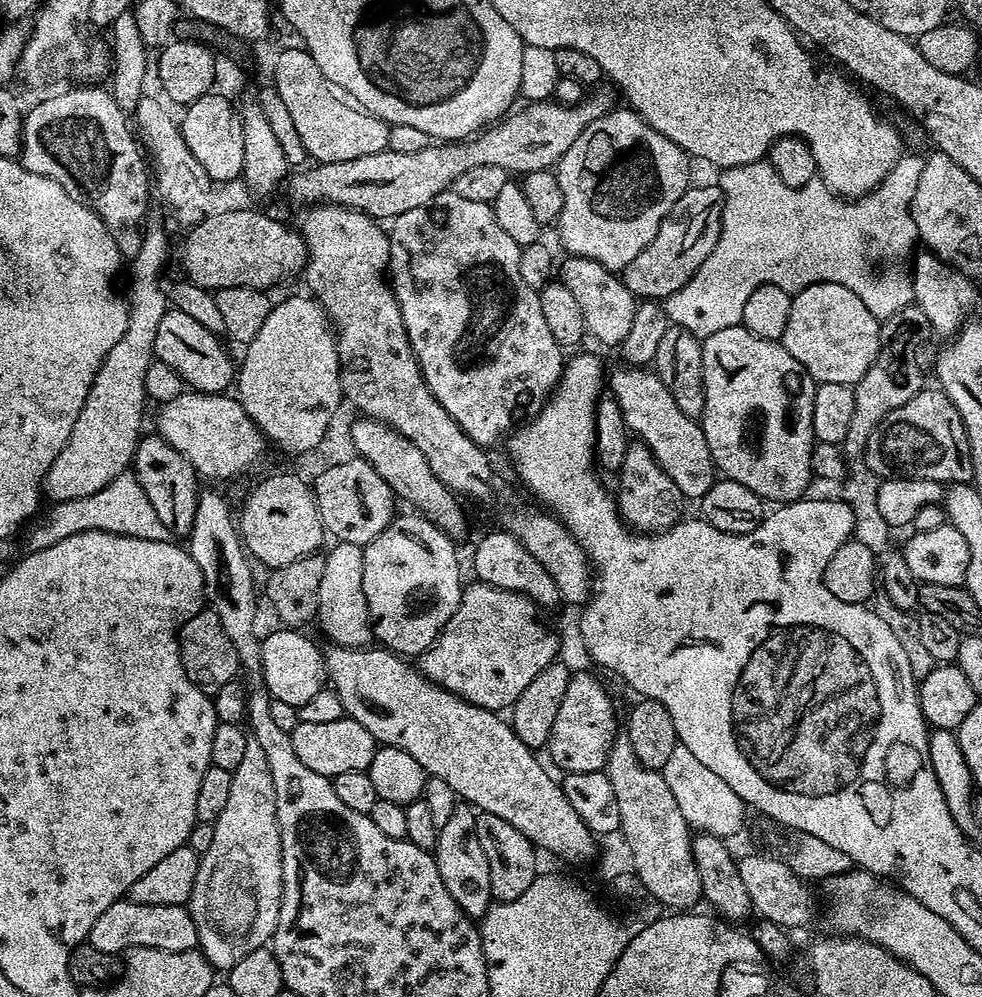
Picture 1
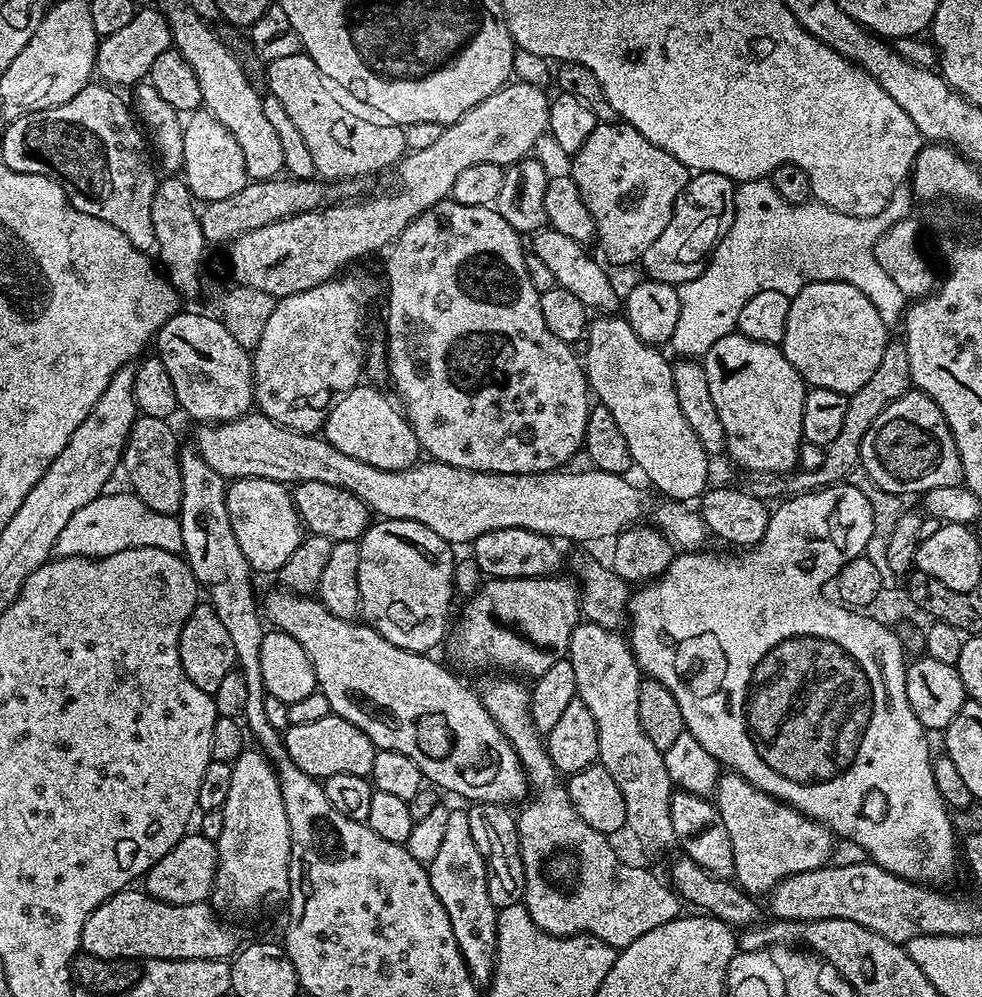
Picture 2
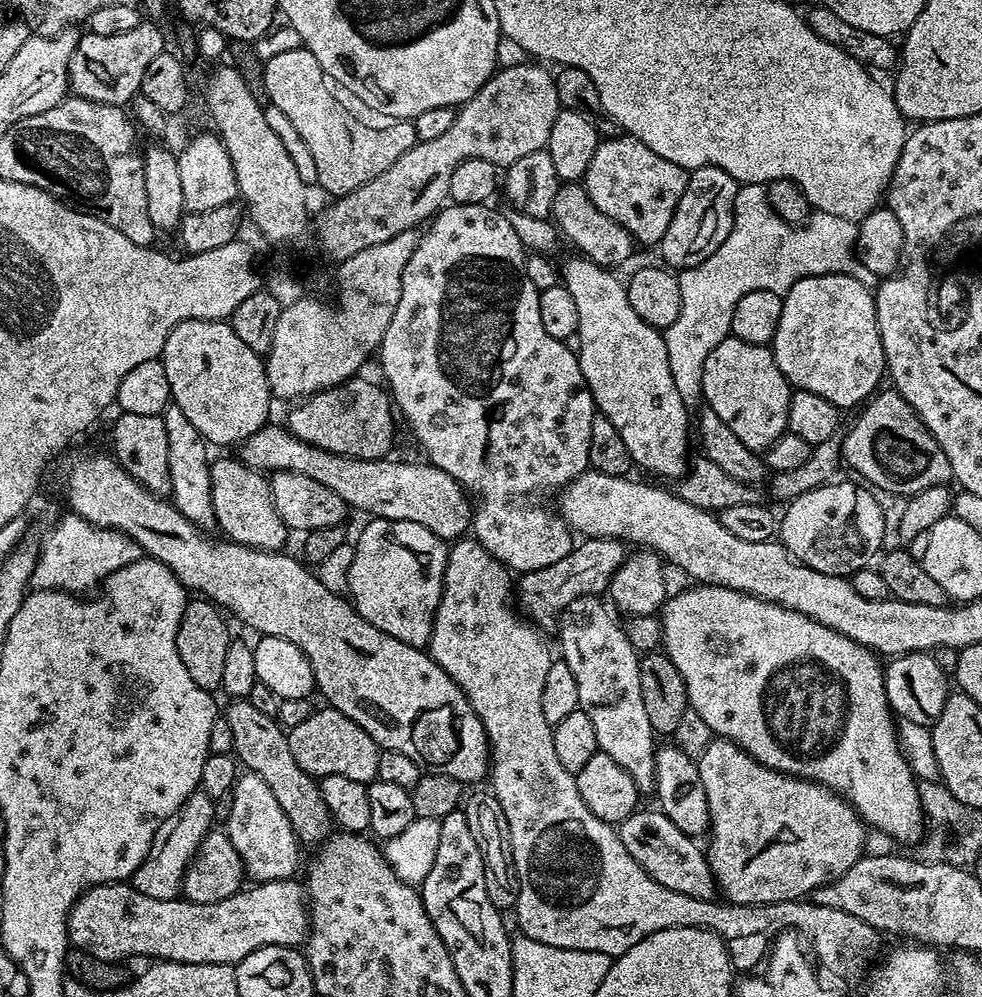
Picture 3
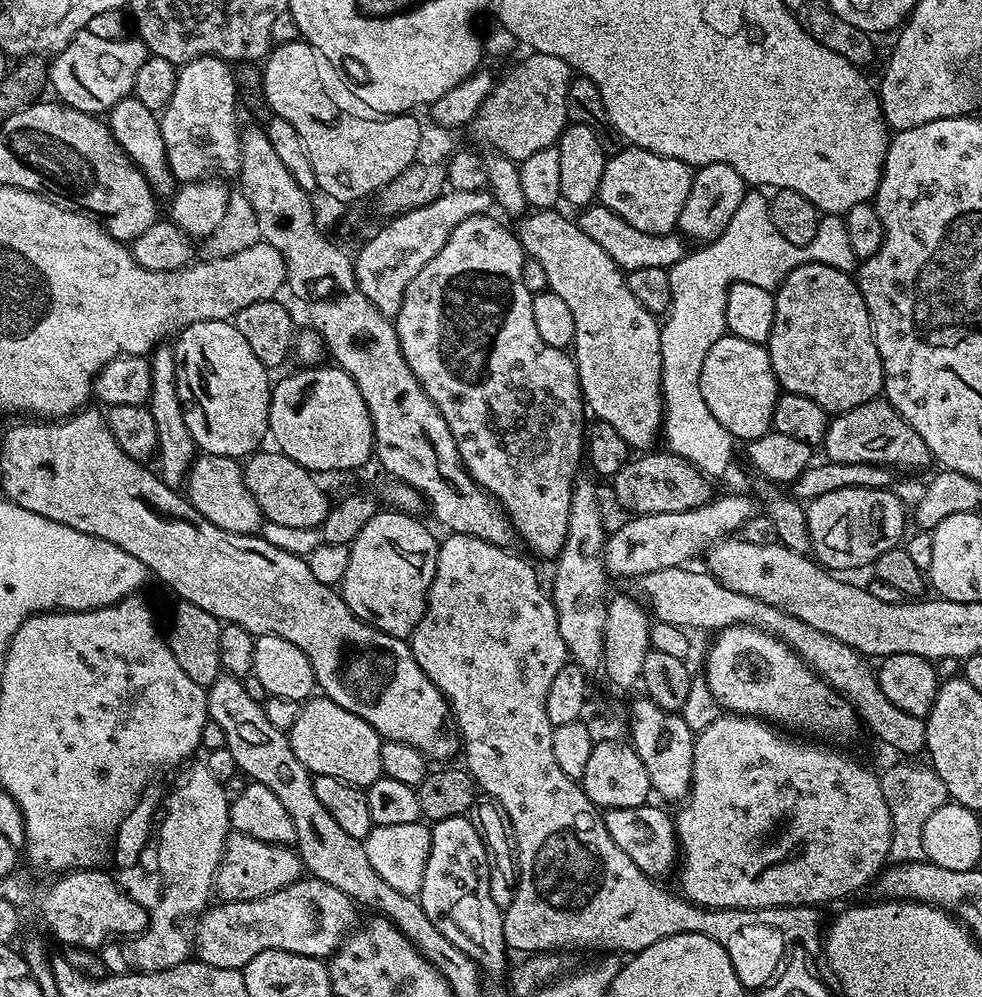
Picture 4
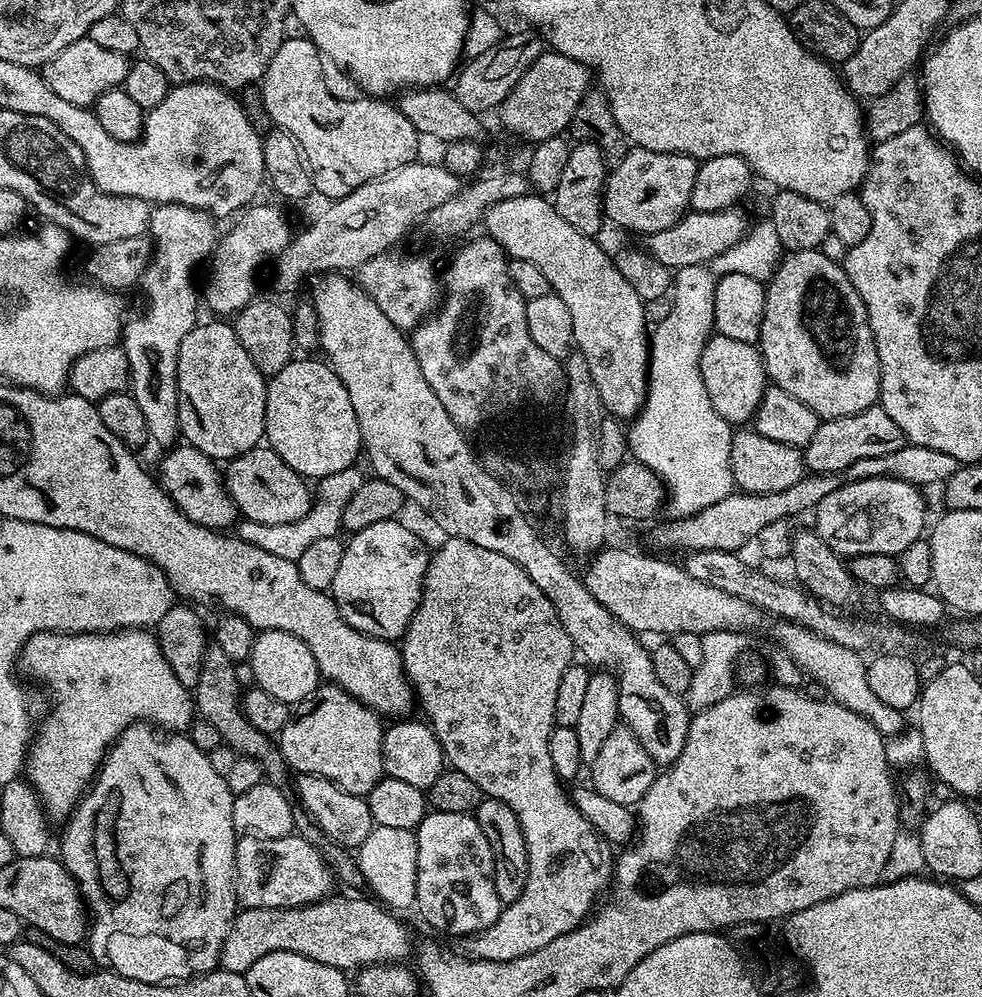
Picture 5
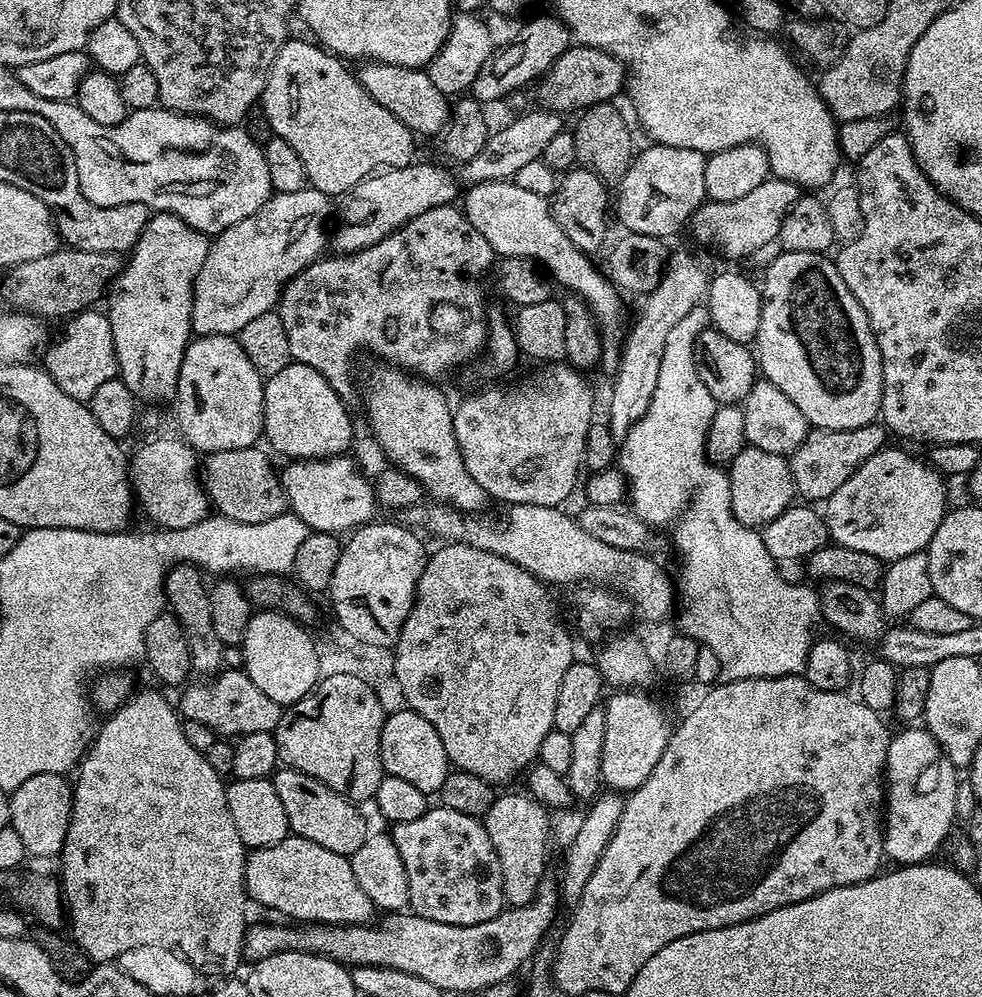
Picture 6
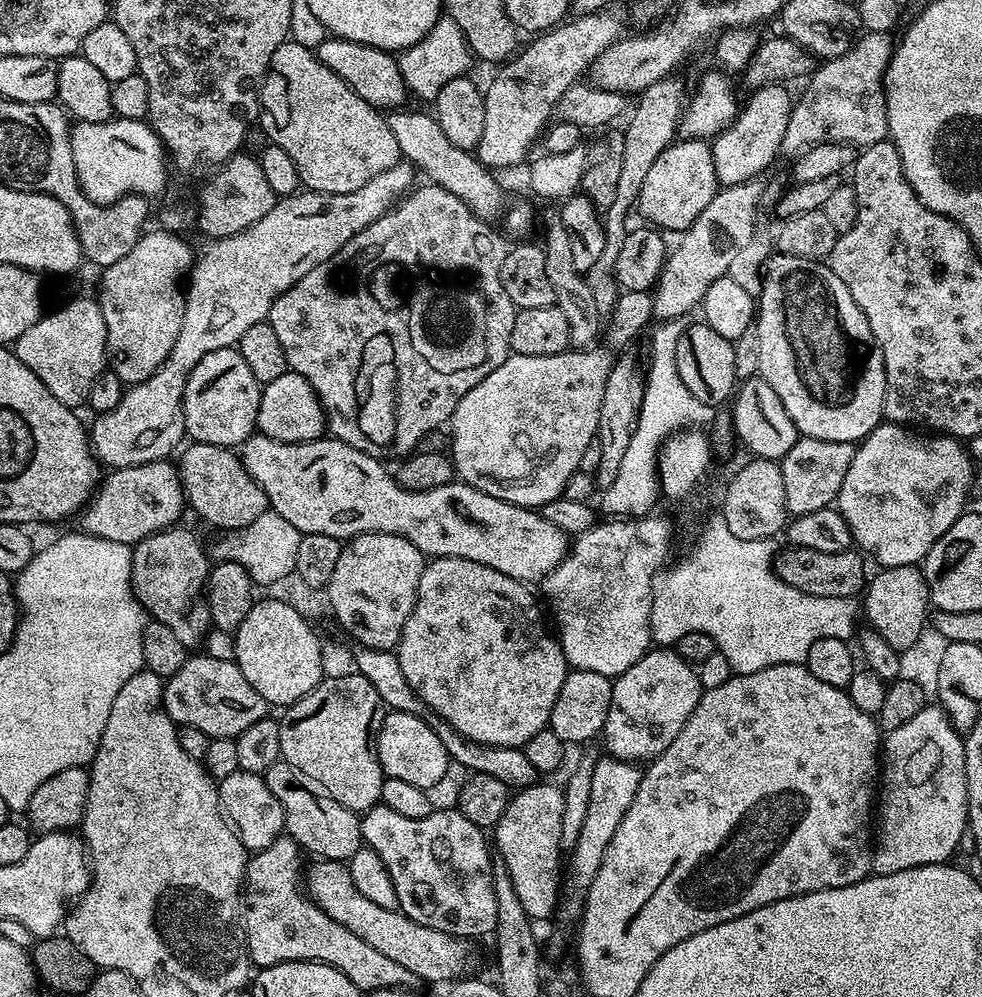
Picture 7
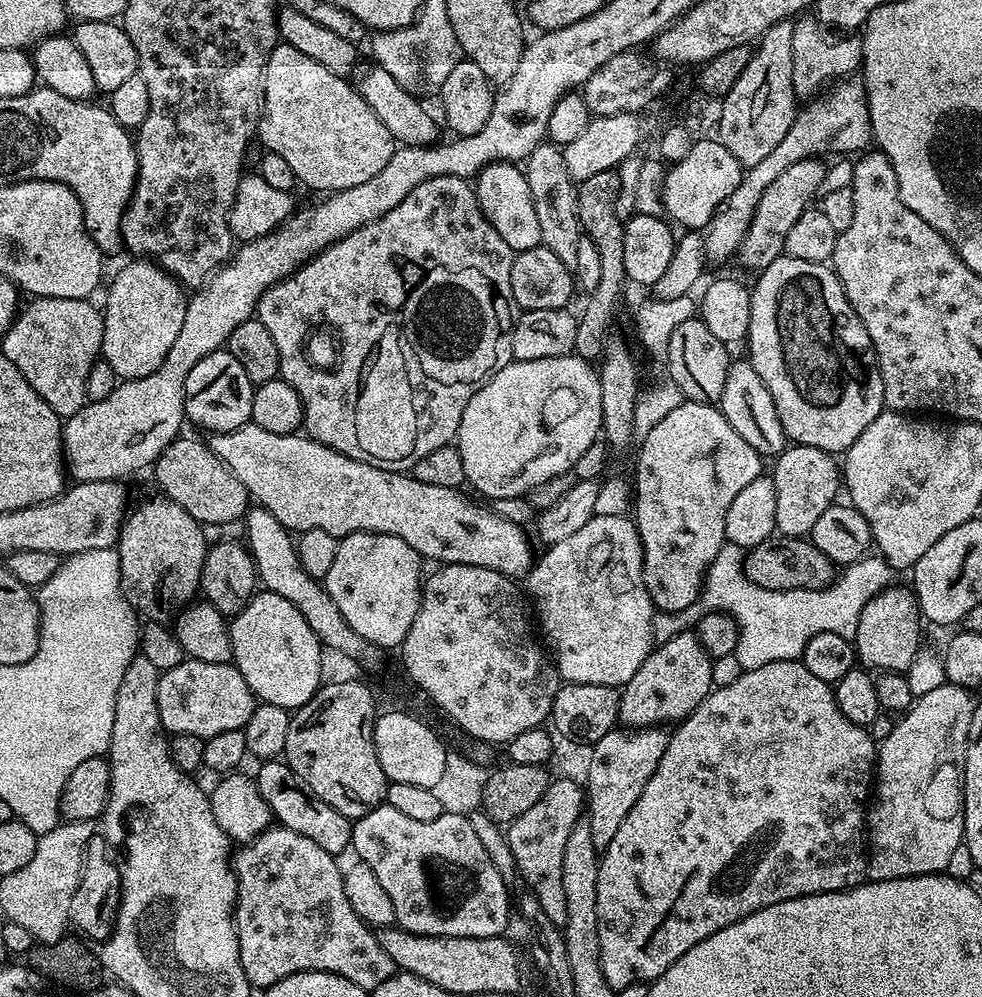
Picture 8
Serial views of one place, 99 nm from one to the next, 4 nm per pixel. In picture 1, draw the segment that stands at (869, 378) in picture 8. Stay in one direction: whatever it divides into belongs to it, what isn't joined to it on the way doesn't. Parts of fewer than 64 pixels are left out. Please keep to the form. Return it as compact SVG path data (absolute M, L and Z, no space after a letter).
M834 282L815 284L793 295L782 343L798 362L802 362L806 374L817 384L838 382L854 386L862 374L870 370L878 354L880 325L881 321L866 310L862 298L858 298L854 290L846 290L846 286Z

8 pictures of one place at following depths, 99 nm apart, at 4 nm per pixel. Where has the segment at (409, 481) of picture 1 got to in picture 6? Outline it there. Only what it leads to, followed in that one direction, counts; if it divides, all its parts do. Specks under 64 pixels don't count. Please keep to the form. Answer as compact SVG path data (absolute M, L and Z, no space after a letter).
M290 363L286 370L267 377L264 386L263 439L273 453L281 452L289 461L323 460L347 453L354 443L349 405L314 370L305 364Z

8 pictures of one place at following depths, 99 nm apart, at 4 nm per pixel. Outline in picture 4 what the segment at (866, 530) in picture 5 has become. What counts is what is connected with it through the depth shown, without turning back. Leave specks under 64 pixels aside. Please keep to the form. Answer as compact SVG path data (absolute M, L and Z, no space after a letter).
M847 488L822 494L807 505L811 555L836 574L848 574L864 560L864 540L896 542L904 532L904 504L887 488Z

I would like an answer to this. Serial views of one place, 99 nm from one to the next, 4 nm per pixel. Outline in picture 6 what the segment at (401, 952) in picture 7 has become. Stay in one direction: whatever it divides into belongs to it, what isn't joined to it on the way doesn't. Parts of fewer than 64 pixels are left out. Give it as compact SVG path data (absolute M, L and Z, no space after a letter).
M291 834L274 846L253 848L245 855L244 891L251 903L253 900L264 908L273 908L292 922L366 924L378 912L366 890L358 886L349 857Z

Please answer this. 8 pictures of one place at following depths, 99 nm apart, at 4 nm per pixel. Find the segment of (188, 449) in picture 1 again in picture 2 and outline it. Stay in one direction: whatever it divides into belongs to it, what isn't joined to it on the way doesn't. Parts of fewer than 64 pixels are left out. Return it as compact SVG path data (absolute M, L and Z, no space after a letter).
M249 410L246 415L240 416L237 420L204 422L197 428L200 429L196 432L196 440L194 440L195 448L200 451L202 458L206 458L206 462L210 462L211 468L218 470L218 474L224 476L225 481L231 482L241 480L242 478L250 478L251 476L261 476L262 478L270 478L274 482L289 486L295 486L302 482L326 482L332 486L350 490L362 503L367 504L369 509L377 517L385 520L413 520L430 530L434 530L434 534L438 534L438 538L442 538L446 543L453 546L459 546L459 544L464 544L464 546L471 545L472 541L477 540L482 534L493 532L494 530L502 530L503 528L521 528L522 530L530 530L531 532L540 532L543 536L559 538L561 541L563 541L562 539L604 540L607 536L609 538L619 536L625 528L637 523L643 517L640 515L644 512L644 492L640 488L635 488L630 482L631 479L623 476L615 476L614 474L606 474L605 472L597 472L595 470L587 470L588 472L568 472L572 470L557 470L554 472L471 472L465 468L439 462L427 462L428 464L417 462L406 470L378 470L366 462L358 462L358 458L350 458L350 454L342 454L342 450L334 450L334 446L330 446L330 442L325 440L323 435L310 432L295 432L278 422L274 422L270 418L266 418L259 410Z

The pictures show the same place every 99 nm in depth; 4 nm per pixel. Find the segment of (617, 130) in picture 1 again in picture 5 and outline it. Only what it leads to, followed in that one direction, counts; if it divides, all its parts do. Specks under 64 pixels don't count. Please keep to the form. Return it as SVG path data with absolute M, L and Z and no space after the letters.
M637 147L625 151L623 158L615 161L614 167L607 173L603 188L603 215L628 232L647 234L674 226L674 222L678 222L684 213L689 211L690 194L694 190L697 167L698 161L694 157L683 156L677 152L655 152Z

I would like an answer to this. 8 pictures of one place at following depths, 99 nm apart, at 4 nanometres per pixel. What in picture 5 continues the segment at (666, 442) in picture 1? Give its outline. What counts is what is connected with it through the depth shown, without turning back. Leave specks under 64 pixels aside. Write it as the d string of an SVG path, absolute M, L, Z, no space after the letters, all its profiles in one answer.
M529 194L527 196L519 196L518 198L506 198L502 202L498 202L490 208L482 221L482 228L487 235L492 237L494 242L498 242L498 246L503 248L505 253L511 259L521 260L522 262L534 262L538 266L538 270L542 270L542 274L546 274L546 282L550 282L552 291L558 298L562 298L562 302L566 302L567 308L570 310L570 318L574 321L574 338L576 339L576 348L586 358L586 362L590 362L590 375L594 378L594 386L598 388L598 398L602 398L605 413L611 414L613 417L619 418L621 421L628 422L640 415L640 409L644 406L644 399L648 393L648 354L650 351L650 324L644 321L645 301L638 298L638 294L634 294L634 286L630 286L630 282L626 282L626 278L622 278L622 274L618 270L615 259L611 255L600 249L599 239L593 238L591 235L576 230L574 226L566 222L558 210L555 208L551 199L545 198L540 194Z

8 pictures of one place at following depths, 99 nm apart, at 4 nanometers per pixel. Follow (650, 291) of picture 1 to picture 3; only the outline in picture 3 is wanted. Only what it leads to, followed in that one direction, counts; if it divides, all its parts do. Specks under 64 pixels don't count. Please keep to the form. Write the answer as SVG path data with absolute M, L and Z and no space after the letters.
M707 164L701 168L693 168L688 172L686 190L682 190L682 198L678 198L678 206L674 210L674 218L670 218L670 226L666 226L666 234L662 234L658 251L665 265L672 270L693 268L722 242L726 242L726 234L732 229L732 215L734 214L734 198L736 197L737 182L726 174L726 170L715 168Z

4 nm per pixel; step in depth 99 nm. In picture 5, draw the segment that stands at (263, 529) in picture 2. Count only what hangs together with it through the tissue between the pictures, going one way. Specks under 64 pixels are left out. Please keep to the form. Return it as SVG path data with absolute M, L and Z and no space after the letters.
M187 442L177 443L163 453L160 460L160 472L158 479L160 486L166 490L166 494L176 503L178 510L186 514L192 522L198 522L207 528L228 530L237 523L238 513L236 503L230 498L230 494L224 485L224 478L217 461L212 457L202 454L202 450L193 448Z

